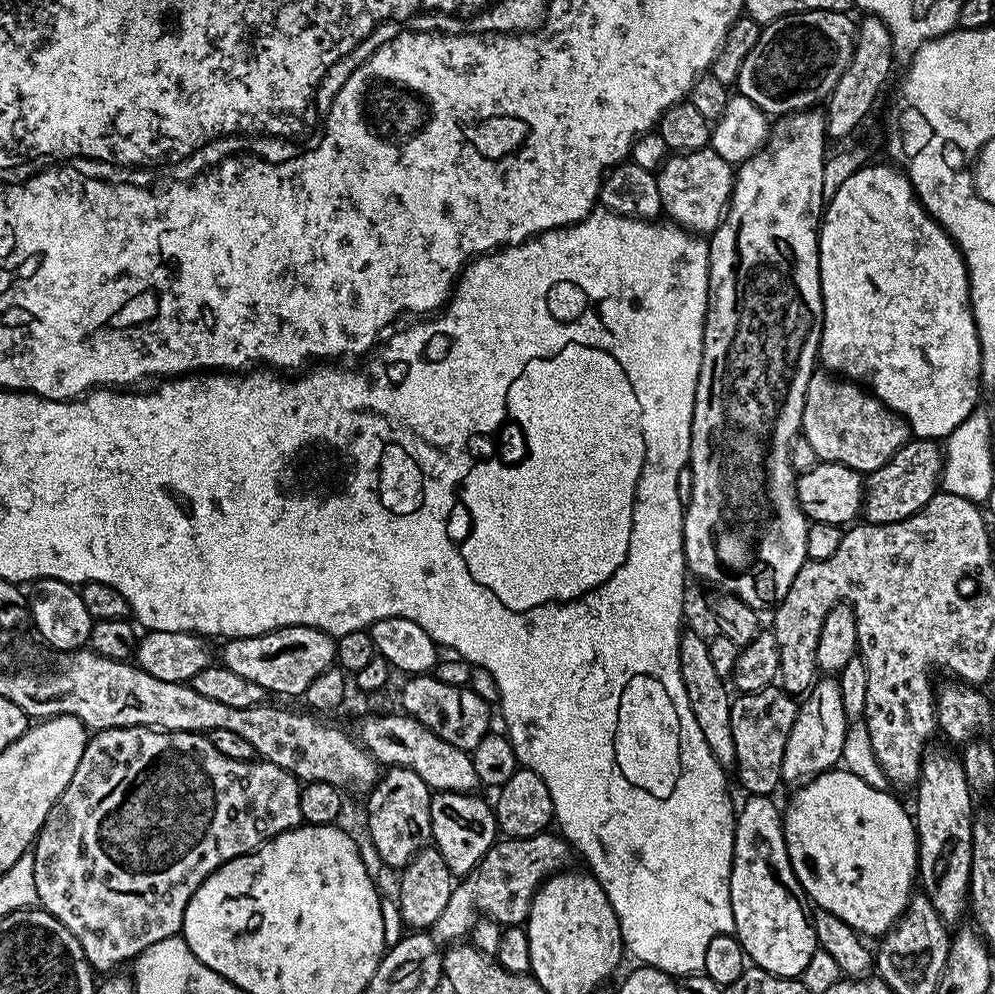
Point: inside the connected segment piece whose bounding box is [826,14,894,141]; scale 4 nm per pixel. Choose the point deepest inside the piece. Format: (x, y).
(847, 106)

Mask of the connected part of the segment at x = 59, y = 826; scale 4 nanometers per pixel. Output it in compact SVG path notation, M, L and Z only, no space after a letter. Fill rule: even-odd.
M102 728L93 731L88 737L82 762L78 762L78 770L74 770L74 778L70 778L70 786L66 786L58 802L54 802L30 852L34 858L34 886L39 907L58 918L58 922L78 938L78 946L82 946L93 969L104 972L102 974L109 973L126 960L135 961L140 953L154 946L154 942L177 935L184 927L184 911L190 898L214 870L234 858L250 854L286 830L299 828L302 823L302 806L298 806L301 787L301 781L295 776L273 764L248 763L226 757L214 748L207 735L198 732L165 732L159 728Z

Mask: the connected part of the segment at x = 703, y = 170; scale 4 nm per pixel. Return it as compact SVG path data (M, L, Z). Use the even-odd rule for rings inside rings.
M711 146L692 151L677 151L675 154L669 155L668 159L660 165L656 172L658 194L662 194L663 215L671 223L678 224L693 234L711 234L715 232L716 227L724 219L728 199L732 196L733 179L733 165L728 164L726 158L719 156Z

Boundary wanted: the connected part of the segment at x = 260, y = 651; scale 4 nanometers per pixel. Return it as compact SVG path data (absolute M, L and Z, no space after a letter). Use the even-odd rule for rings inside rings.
M291 624L253 636L234 636L218 648L219 663L226 670L239 674L250 682L258 682L265 693L276 696L303 697L306 686L327 668L336 664L336 642L328 633L314 626Z

